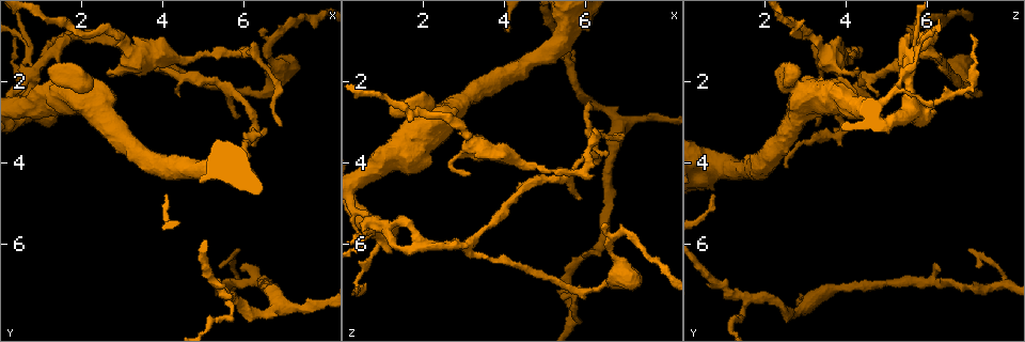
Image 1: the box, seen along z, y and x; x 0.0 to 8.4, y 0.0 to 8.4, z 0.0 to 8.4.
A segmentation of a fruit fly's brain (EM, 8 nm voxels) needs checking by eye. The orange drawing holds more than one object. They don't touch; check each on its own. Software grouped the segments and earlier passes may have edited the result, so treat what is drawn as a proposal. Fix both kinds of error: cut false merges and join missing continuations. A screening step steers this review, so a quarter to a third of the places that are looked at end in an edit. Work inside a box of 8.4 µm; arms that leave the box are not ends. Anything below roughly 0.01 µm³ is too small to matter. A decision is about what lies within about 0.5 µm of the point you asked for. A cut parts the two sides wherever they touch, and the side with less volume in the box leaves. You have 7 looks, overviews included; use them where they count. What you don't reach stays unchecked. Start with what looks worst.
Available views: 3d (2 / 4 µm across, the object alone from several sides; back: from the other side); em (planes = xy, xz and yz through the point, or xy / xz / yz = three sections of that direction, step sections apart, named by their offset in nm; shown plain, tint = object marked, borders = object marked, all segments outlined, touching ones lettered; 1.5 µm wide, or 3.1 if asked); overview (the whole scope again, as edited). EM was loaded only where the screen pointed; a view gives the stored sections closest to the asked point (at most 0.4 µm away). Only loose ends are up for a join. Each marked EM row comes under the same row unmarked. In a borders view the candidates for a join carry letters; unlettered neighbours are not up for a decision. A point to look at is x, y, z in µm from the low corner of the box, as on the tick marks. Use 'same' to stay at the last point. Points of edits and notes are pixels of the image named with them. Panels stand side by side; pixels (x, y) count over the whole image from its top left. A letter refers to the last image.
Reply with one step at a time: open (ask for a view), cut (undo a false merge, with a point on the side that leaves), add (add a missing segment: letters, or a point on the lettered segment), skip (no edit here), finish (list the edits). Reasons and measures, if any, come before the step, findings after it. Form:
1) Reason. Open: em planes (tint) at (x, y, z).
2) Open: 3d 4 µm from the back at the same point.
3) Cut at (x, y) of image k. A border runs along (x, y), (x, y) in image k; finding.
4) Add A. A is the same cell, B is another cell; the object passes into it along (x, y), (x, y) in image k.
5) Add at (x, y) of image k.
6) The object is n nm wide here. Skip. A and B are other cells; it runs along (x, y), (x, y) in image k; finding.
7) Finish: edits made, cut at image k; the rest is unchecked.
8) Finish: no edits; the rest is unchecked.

Sharp bend. Open: 3d 4 µm at (5.70, 7.35, 1.60).

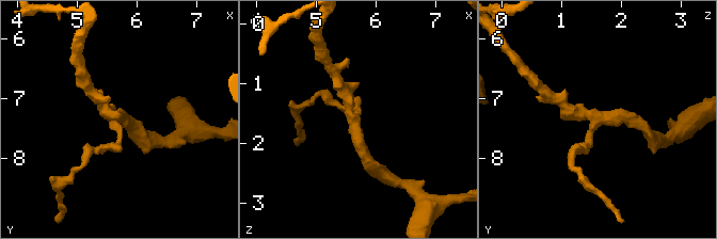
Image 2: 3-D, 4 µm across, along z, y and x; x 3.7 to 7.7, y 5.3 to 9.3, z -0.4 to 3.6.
3 arms meet here; now the EM. Open: em planes (borders) at (5.65, 7.30, 1.65).

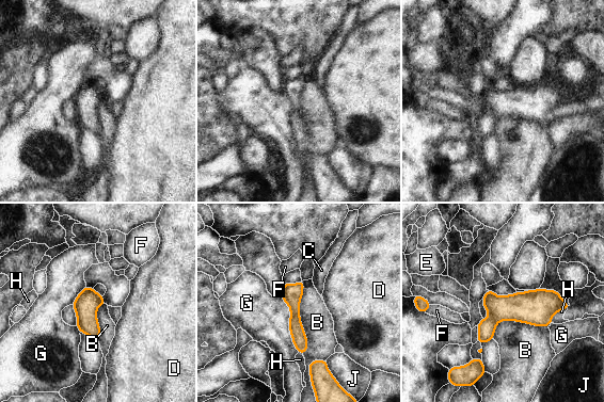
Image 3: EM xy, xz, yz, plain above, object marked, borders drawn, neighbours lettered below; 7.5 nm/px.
The object is 160 nm wide here. Skip. B, C, D, E, F, G, H and J are other cells; a border runs along (302, 280), (303, 354) in image 3; one neuron here.

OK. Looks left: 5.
Thin end. Open: em planes (borders) at (6.50, 0.70, 5.50).

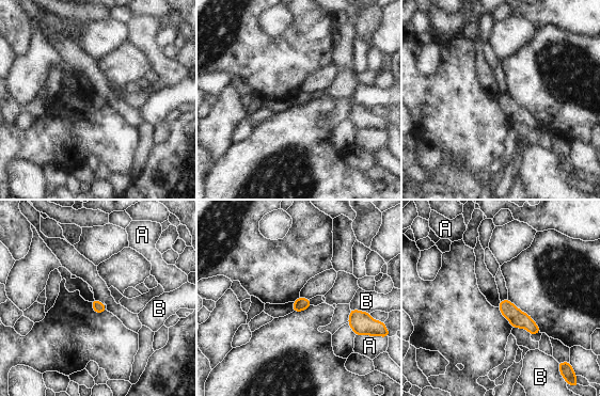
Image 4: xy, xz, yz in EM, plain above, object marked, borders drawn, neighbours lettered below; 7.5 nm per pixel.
Skip. A and B are other cells; it runs along (502, 303), (518, 319), (536, 330) in image 4; none of them fits.

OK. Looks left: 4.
Free end. Open: 3d 4 µm at (5.85, 2.80, 4.85).

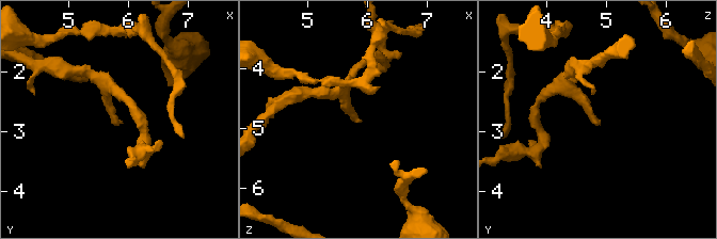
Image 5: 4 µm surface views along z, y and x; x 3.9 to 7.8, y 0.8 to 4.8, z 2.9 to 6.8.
Shape alone is not enough. Open: em planes (tint) at (5.90, 2.80, 4.85).

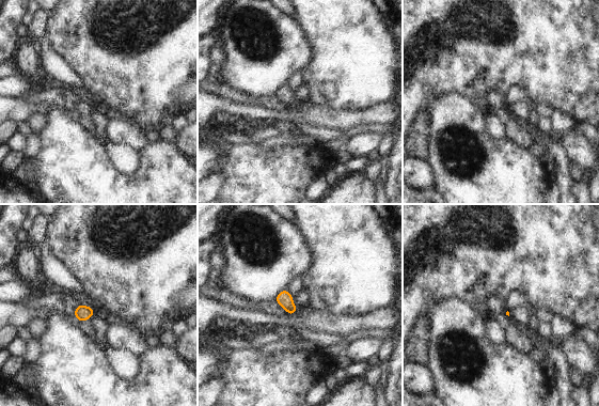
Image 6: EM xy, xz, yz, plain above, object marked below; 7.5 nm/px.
Open: em planes (borders) at the same point.

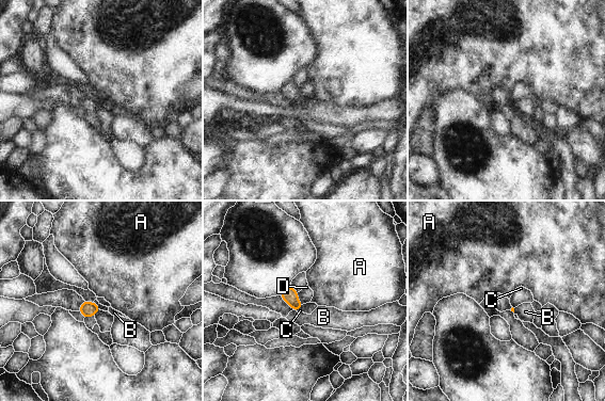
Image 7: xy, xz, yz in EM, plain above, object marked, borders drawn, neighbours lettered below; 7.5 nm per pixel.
The longest contact is with D, 100 nm. Skip. A, B, C and D are other cells; a border runs along (303, 304), (296, 310) in image 7; none of them fits.

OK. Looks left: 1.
Finish: no edits; the rest is unchecked.

